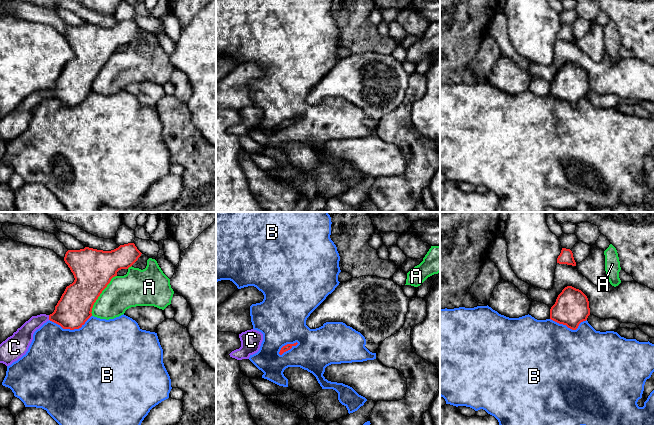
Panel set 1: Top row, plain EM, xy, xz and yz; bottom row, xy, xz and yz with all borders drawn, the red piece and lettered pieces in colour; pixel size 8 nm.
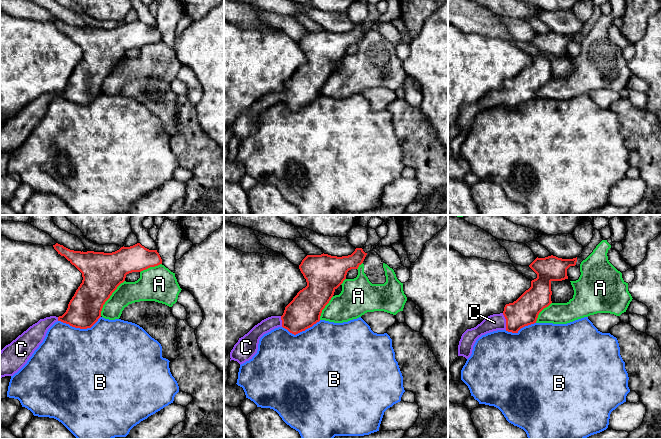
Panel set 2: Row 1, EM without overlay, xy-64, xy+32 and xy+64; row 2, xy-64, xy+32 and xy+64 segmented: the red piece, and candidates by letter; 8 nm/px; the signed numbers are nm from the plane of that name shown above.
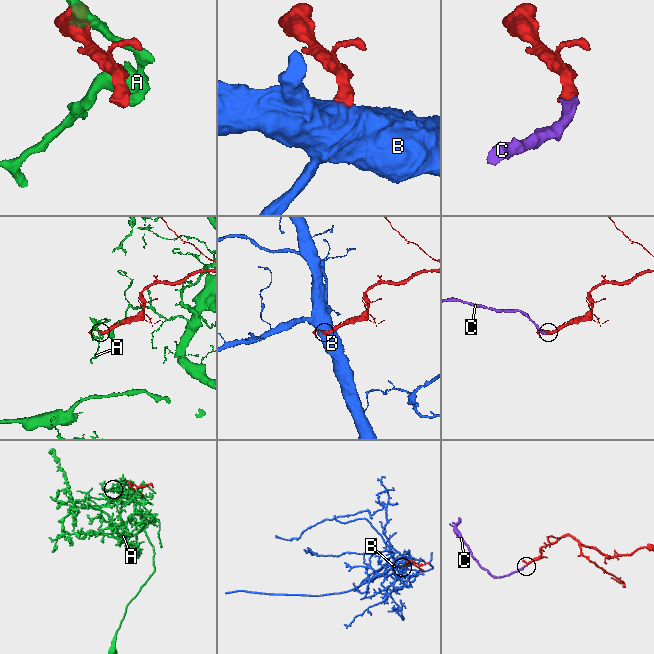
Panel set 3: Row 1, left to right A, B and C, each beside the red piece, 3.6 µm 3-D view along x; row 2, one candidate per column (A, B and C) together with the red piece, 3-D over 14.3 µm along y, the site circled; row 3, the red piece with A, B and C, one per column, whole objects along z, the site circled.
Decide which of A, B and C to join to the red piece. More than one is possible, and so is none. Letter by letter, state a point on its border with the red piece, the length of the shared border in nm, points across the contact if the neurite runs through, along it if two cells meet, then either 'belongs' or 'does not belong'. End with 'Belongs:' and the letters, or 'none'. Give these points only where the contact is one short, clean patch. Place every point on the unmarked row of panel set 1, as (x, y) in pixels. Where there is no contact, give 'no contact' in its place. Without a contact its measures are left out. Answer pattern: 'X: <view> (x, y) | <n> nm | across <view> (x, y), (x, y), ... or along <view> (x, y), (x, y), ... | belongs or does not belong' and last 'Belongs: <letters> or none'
A: xy (99, 71) | 380 nm | does not belong
B: xy (70, 105) | 340 nm | does not belong
C: xy (49, 93) | 40 nm | across xy (74, 84), (67, 90), (49, 93), (40, 95), (24, 111) | belongs
Belongs: C

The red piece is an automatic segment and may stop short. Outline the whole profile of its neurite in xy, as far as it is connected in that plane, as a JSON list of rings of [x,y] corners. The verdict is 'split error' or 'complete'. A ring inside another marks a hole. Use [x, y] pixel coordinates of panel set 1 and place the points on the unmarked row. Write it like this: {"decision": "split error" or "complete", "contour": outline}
{"decision": "split error", "contour": [[[134,19],[120,21],[111,27],[97,26],[89,23],[80,26],[68,26],[64,37],[74,51],[74,58],[66,63],[52,90],[32,92],[12,112],[0,120],[0,139],[9,142],[25,131],[33,116],[34,108],[49,96],[60,101],[63,105],[74,106],[81,104],[92,92],[91,88],[94,79],[111,55],[117,52],[119,46],[131,43],[141,30]]]}

